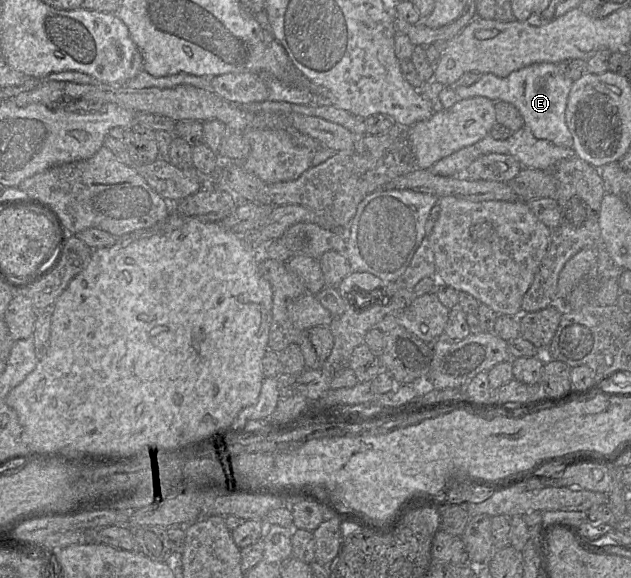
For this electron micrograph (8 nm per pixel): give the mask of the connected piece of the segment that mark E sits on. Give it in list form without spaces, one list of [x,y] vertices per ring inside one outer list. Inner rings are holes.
[[[537,63],[510,73],[507,77],[498,77],[487,73],[471,86],[455,88],[460,99],[486,97],[492,101],[504,101],[514,105],[527,126],[538,139],[572,148],[573,138],[566,123],[566,108],[573,80],[565,76],[558,63]]]

